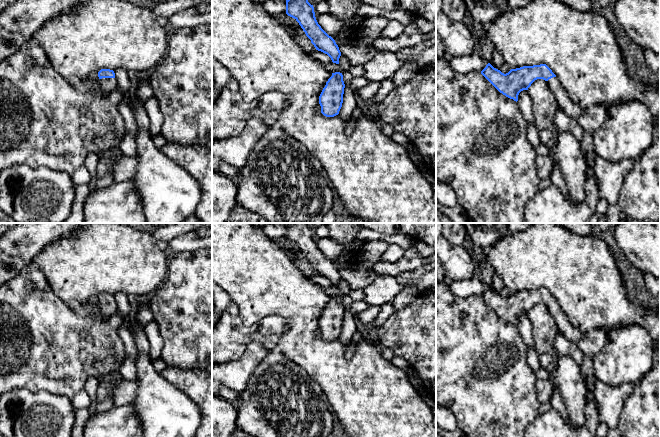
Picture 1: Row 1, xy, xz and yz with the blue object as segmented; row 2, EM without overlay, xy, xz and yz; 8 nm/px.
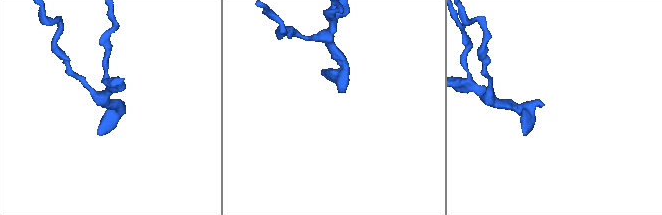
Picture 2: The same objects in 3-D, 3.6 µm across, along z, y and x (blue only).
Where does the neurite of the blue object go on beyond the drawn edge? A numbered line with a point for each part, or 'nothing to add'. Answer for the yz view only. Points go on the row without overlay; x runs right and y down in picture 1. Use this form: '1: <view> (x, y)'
1: yz (592, 342)

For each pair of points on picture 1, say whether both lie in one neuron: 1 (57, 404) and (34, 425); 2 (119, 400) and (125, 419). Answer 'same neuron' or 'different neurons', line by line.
1: same neuron
2: different neurons

